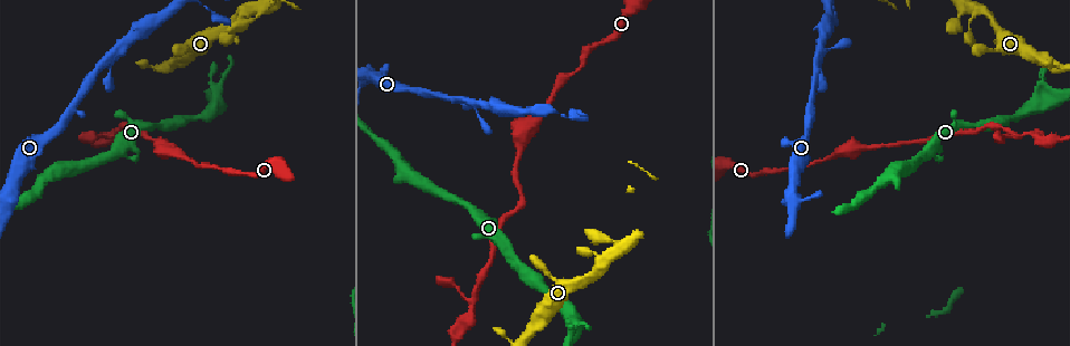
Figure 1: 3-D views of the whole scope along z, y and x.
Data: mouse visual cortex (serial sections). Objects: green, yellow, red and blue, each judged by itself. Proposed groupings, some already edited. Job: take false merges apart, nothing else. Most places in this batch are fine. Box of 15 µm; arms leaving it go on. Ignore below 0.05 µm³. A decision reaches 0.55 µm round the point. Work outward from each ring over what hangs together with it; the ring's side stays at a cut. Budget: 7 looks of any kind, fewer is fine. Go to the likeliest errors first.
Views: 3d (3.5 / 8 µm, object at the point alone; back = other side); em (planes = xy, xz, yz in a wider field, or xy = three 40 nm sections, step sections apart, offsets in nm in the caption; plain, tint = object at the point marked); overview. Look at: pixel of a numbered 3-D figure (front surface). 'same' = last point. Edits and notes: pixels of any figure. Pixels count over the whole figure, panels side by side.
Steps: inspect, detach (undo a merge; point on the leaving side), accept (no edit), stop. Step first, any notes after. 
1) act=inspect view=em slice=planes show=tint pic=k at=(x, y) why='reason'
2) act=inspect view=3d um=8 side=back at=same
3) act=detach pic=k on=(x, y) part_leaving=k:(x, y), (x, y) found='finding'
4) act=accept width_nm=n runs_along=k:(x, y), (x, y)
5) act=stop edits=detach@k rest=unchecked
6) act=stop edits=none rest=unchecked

act=inspect view=3d um=3.5 pic=1 at=(105, 61) why='a narrow waist'

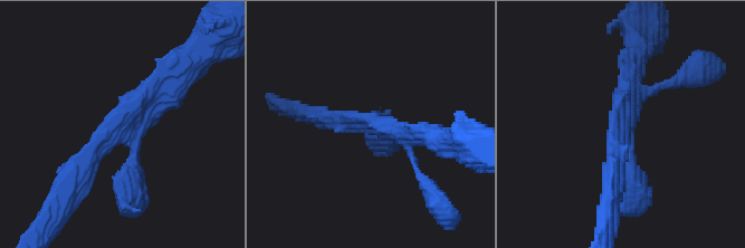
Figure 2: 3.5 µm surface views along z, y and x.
act=inspect view=em slice=planes show=tint pic=2 at=(370, 123) arms=3 arm_widths_nm=300,300,300 why='shape alone is not enough'

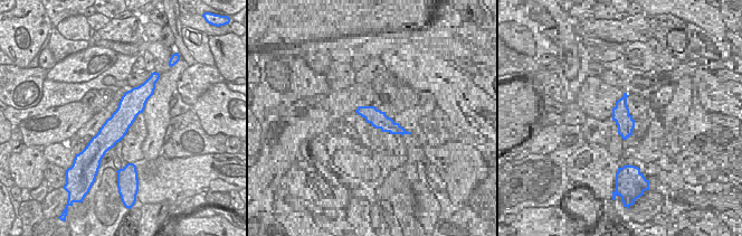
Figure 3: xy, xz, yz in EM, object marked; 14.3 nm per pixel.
act=accept width_nm=360 runs_along=3:(143, 88), (119, 124), (101, 144) found='continuous, no second cell'

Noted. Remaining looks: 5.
act=inspect view=3d um=3.5 pic=1 at=(970, 31) why='a narrow waist'

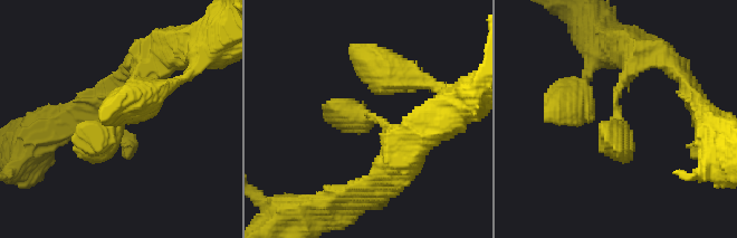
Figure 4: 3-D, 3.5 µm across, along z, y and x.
act=inspect view=em slice=xy step=1 show=tint pic=4 at=(619, 105) arm_widths_nm=300,350

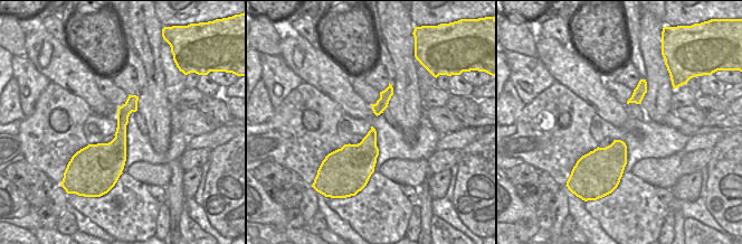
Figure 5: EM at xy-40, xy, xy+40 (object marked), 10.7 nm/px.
act=accept found='one cell here'

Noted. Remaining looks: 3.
act=inspect view=3d um=8 pic=1 at=(518, 152) why='calibre changes'

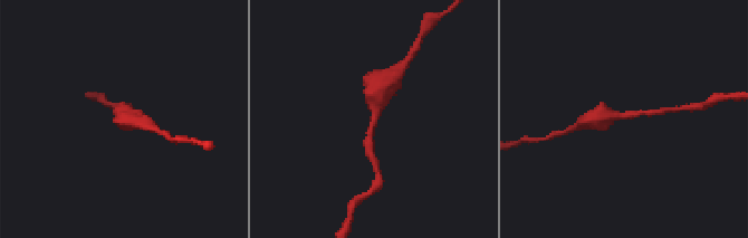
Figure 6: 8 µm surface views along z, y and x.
act=inspect view=3d um=3.5 pic=6 at=(373, 114) why='zoom in'

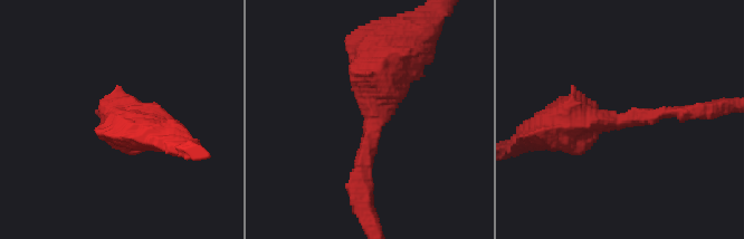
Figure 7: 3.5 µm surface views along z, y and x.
act=accept runs_along=7:(392, 53), (379, 73), (362, 192) found='continuous, no second cell'

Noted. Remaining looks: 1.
act=stop edits=none rest=unchecked

